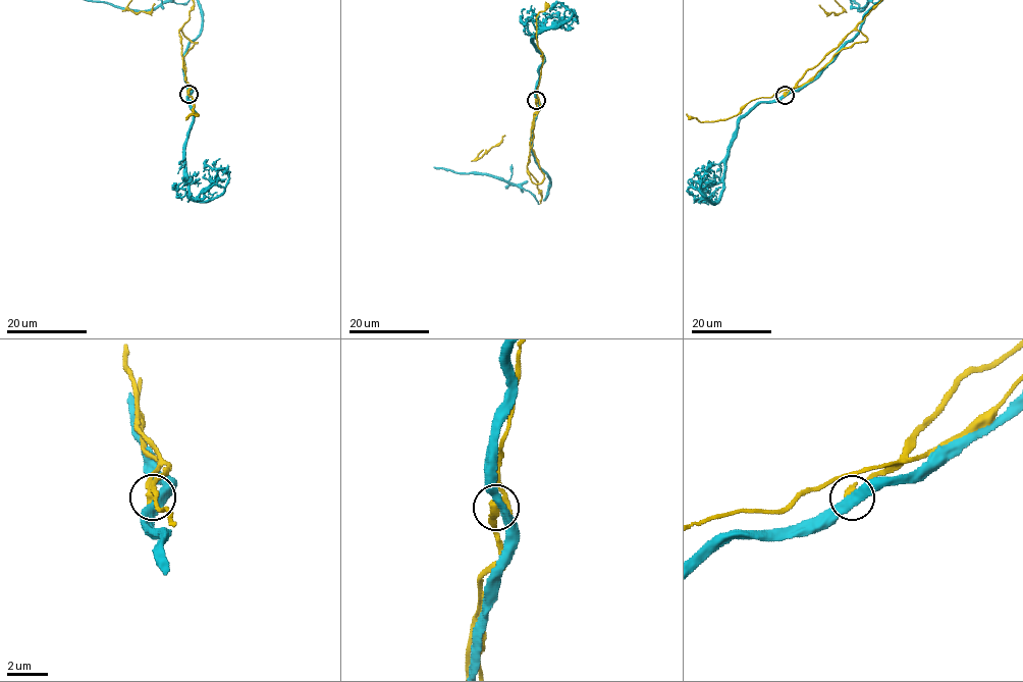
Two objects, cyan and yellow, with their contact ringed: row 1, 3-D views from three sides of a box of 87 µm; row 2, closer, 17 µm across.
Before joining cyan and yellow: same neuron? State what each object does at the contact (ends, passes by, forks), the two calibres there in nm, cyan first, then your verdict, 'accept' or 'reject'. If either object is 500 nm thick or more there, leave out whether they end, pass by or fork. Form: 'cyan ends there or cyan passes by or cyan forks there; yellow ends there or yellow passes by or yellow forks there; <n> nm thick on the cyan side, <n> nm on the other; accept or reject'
cyan passes by; yellow ends there; 440 nm thick on the cyan side, 480 nm on the other; reject

